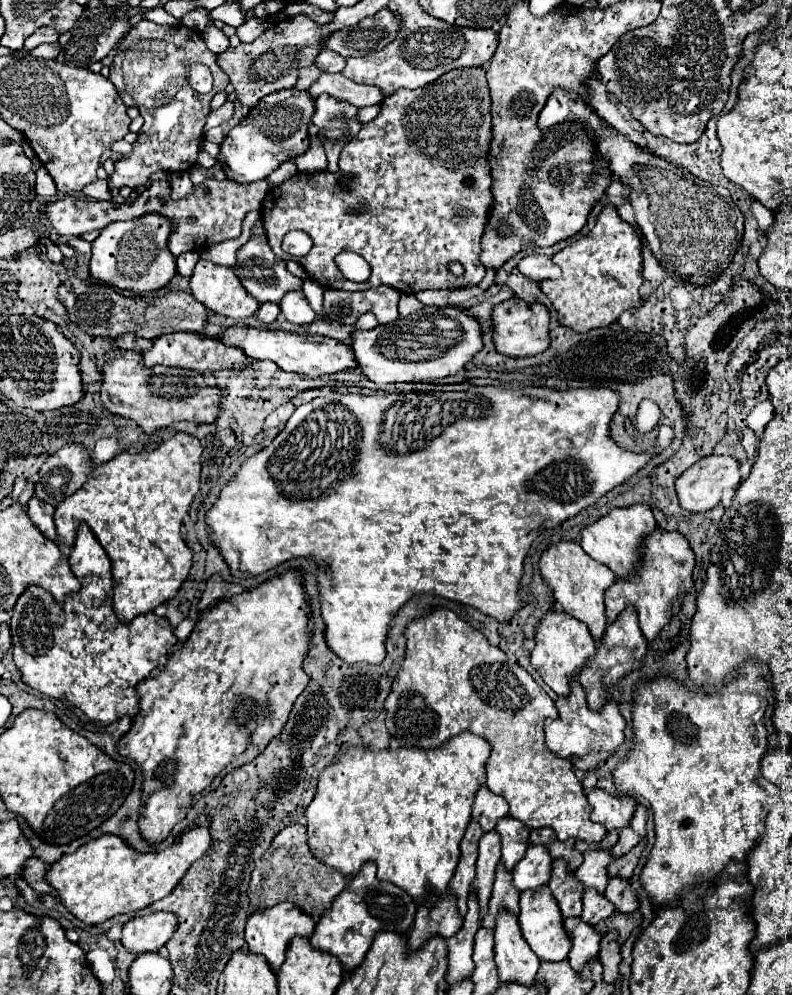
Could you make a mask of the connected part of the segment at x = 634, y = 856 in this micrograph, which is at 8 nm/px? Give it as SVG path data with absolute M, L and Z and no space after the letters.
M636 845L630 853L618 857L616 861L612 861L612 863L608 865L610 877L622 877L622 879L628 879L628 877L632 875L632 871L634 871L636 863L638 863L640 853L642 853L642 845Z

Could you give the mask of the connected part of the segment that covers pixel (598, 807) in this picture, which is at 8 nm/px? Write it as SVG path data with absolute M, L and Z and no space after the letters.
M592 789L588 793L588 801L592 805L592 821L602 823L606 831L622 831L636 809L636 801L630 795L612 797L604 789Z

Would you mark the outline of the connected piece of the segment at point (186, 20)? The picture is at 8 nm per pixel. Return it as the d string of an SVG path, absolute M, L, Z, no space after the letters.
M198 7L187 13L182 19L181 23L191 29L203 31L208 25L209 11L203 7Z

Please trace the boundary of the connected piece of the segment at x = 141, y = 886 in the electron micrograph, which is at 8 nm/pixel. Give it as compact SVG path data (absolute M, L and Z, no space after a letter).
M202 815L192 829L158 853L138 853L128 847L122 837L102 835L52 863L46 871L46 881L56 889L60 903L64 903L64 907L86 925L104 923L120 913L140 911L170 895L186 869L206 853L210 847L210 833L204 829L206 821L206 815Z

